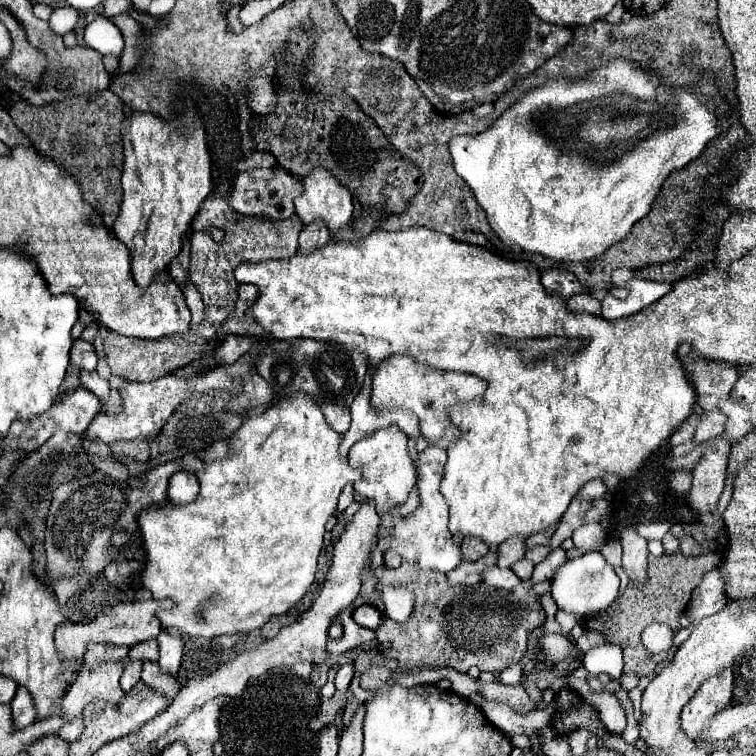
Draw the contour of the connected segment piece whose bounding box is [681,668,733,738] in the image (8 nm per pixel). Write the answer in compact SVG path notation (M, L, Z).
M725 668L717 672L715 676L707 678L703 686L699 686L699 692L687 702L687 708L681 712L681 728L689 738L695 738L707 724L711 722L711 716L721 712L731 704L733 696L733 670Z

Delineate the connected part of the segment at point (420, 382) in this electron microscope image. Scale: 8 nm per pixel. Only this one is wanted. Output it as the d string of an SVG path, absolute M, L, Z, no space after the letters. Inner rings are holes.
M393 354L373 374L371 384L371 408L377 412L385 412L387 408L403 408L409 410L419 418L421 436L437 448L447 448L451 442L459 440L461 430L451 422L447 410L459 402L471 402L475 398L483 398L487 390L487 382L473 374L459 374L459 372L443 372L435 368L419 366L411 356Z

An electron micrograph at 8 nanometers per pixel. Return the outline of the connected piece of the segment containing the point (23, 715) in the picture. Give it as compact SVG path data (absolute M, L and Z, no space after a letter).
M23 686L17 688L17 694L15 694L13 702L11 702L11 708L13 708L13 720L15 720L17 728L25 728L25 726L35 722L37 710L35 710L33 698L27 692L27 688L23 688Z

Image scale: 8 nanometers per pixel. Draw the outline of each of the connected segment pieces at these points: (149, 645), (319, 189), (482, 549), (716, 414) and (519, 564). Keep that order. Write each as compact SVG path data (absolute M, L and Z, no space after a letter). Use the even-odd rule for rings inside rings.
M147 640L143 644L135 644L129 648L129 660L151 660L157 662L159 652L157 652L157 642Z
M315 168L307 178L303 178L303 184L305 192L295 198L297 216L305 226L315 220L323 220L331 236L335 236L335 232L343 228L353 214L349 190L323 168Z
M467 537L461 542L461 554L463 560L479 560L481 556L485 556L489 552L487 544L481 542L479 538Z
M711 410L711 412L703 412L701 420L697 424L697 432L693 436L695 442L707 442L711 438L717 438L723 434L725 430L725 420L727 416L723 416L721 410Z
M521 558L521 560L517 560L517 562L511 566L511 570L513 570L521 580L529 580L531 574L533 574L533 564L531 564L527 558Z

